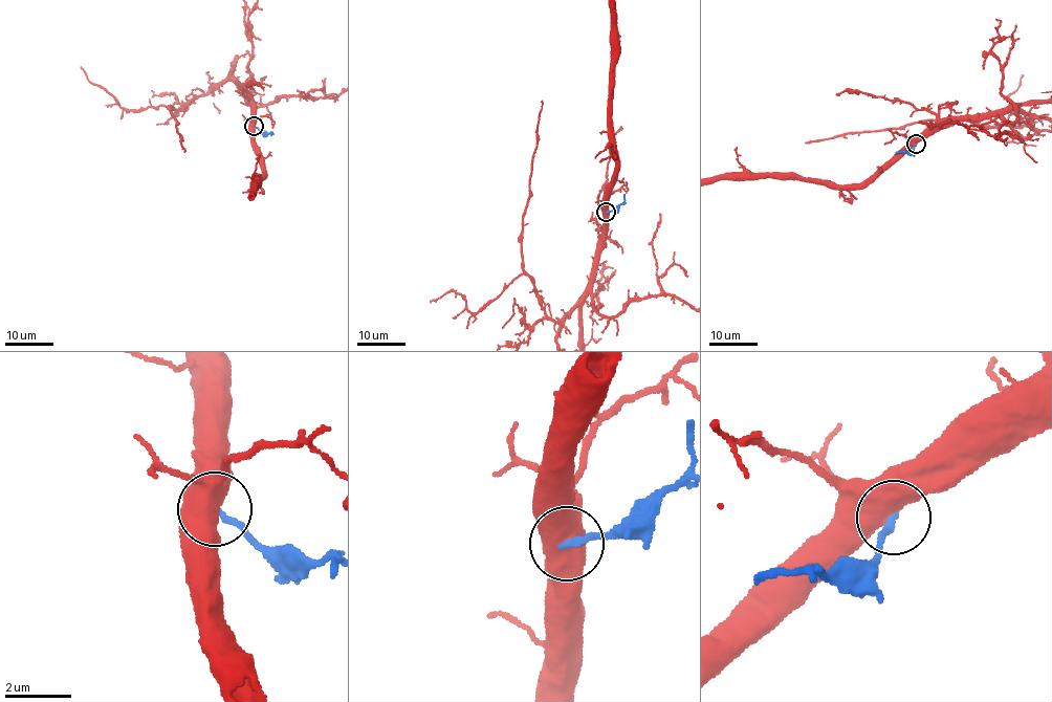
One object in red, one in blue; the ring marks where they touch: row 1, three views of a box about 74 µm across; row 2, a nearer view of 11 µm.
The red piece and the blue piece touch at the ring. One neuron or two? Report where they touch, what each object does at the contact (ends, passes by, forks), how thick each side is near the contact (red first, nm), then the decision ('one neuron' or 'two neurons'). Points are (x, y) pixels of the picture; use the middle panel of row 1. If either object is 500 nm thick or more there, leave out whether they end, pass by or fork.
at (606, 212); 800 nm thick on the red side, 200 nm on the other; two neurons

